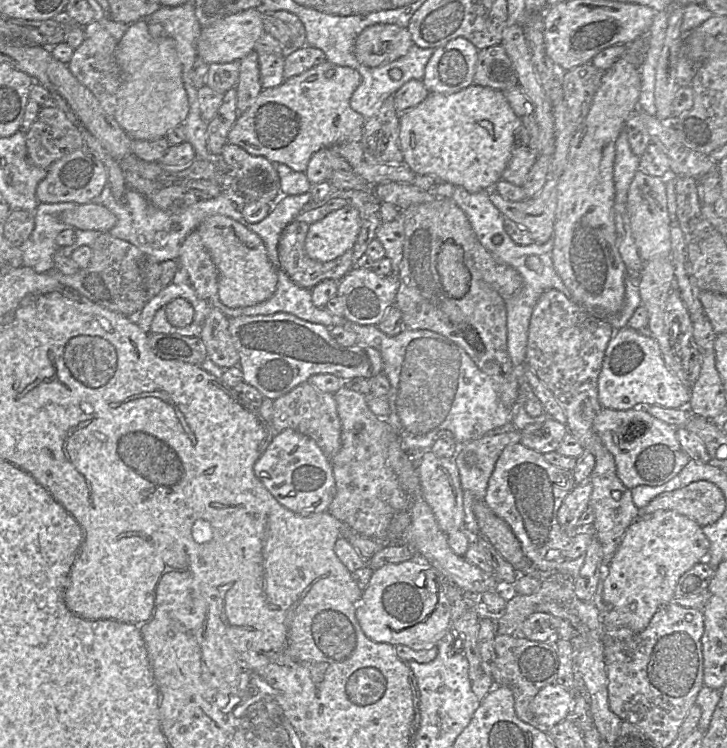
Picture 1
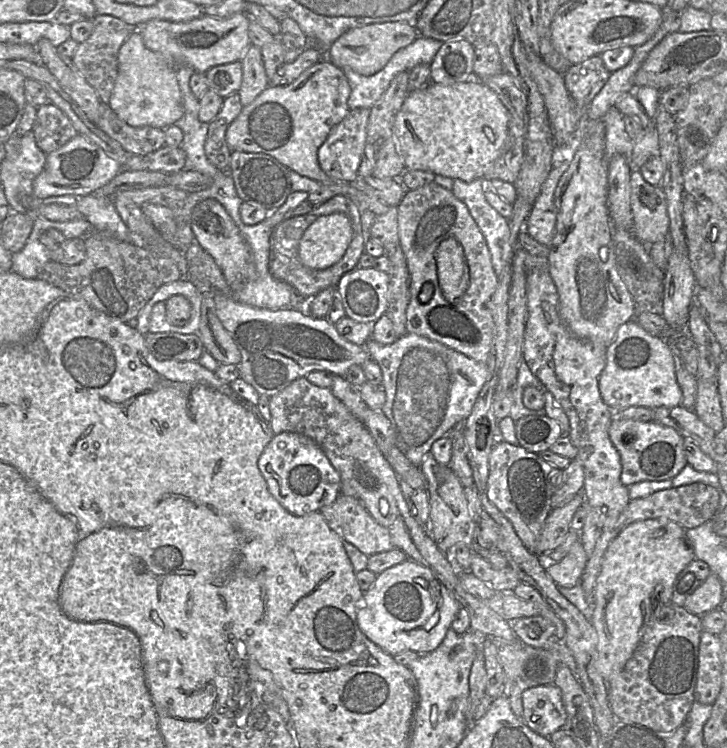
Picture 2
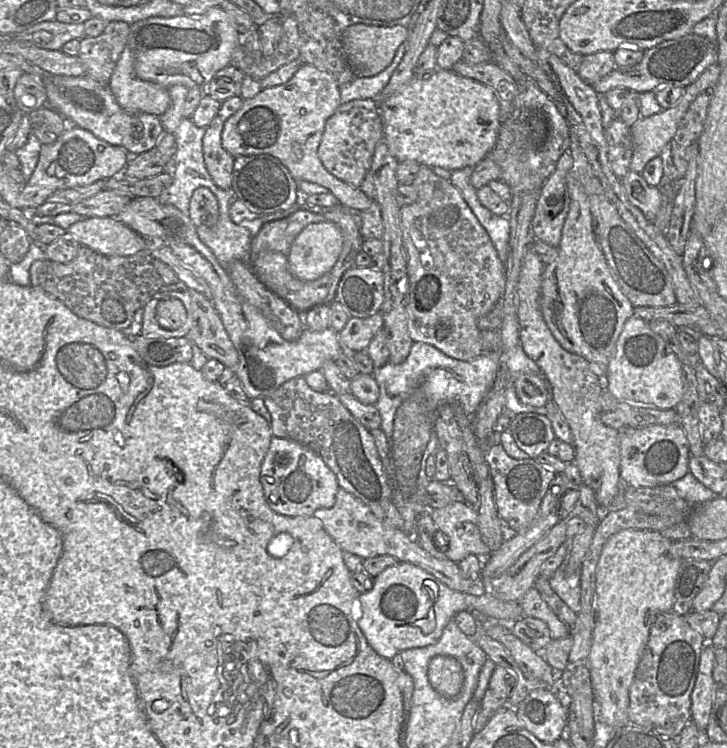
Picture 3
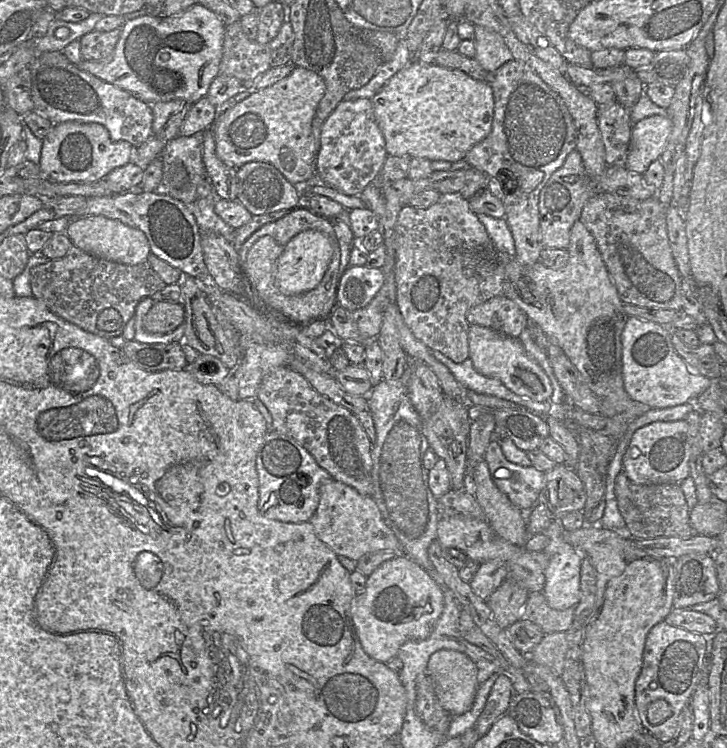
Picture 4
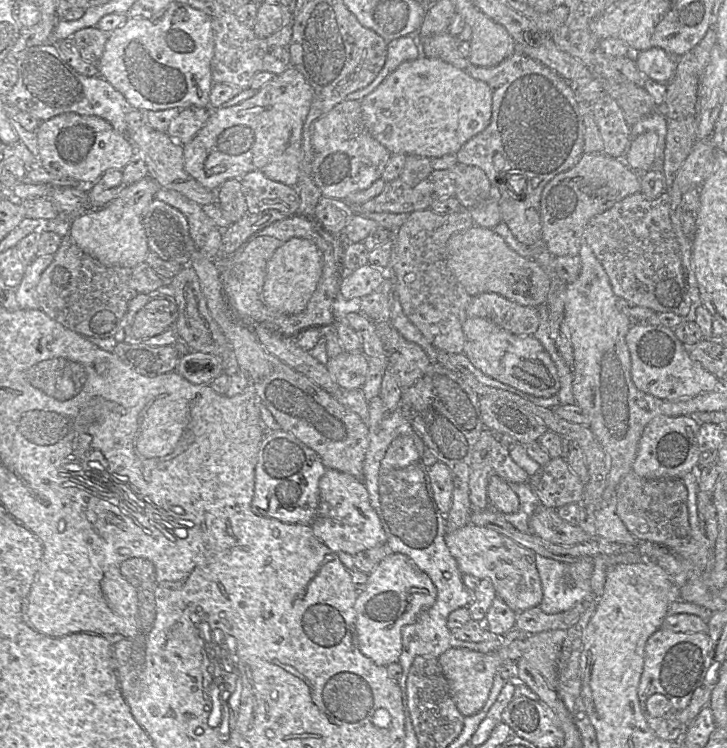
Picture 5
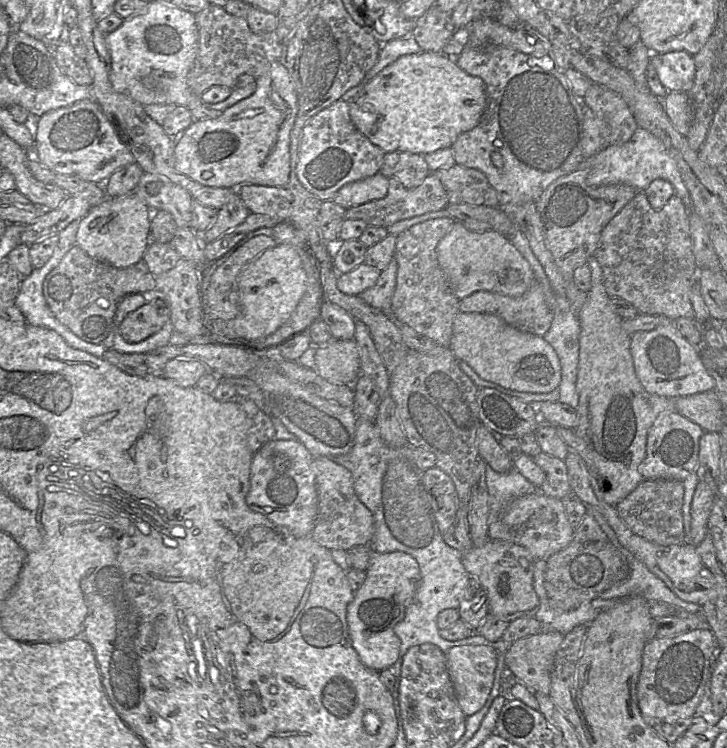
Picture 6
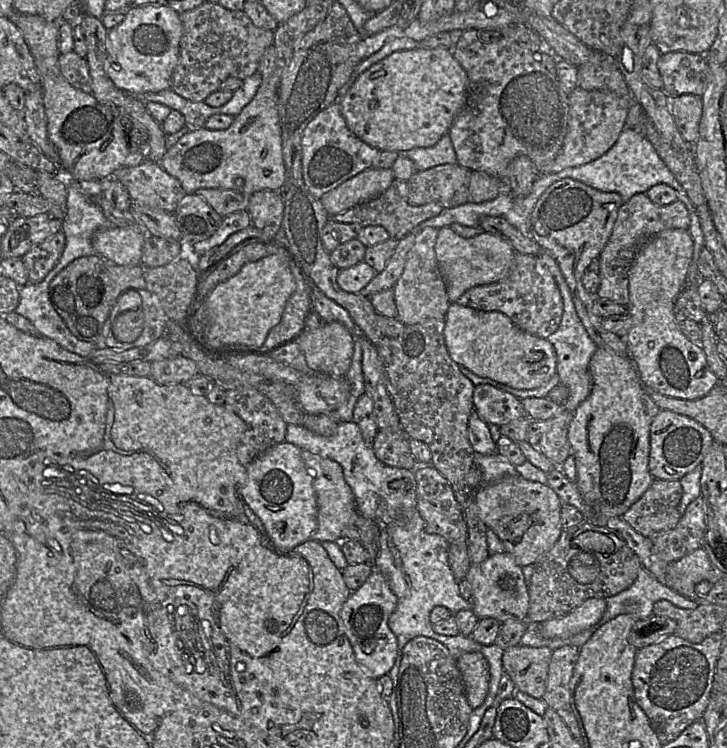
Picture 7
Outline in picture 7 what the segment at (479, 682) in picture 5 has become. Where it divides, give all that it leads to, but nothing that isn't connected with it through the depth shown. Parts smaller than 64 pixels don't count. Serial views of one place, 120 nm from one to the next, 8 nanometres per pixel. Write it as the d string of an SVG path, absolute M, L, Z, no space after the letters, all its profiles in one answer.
M479 652L463 653L456 659L469 705L474 710L485 700L489 689L489 665Z

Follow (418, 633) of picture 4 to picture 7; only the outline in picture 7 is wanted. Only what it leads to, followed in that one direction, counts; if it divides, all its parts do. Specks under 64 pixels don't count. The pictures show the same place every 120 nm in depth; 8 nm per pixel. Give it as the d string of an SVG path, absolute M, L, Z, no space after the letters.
M373 570L366 582L351 592L341 610L341 619L357 663L375 679L388 674L397 656L397 639L388 626L388 619L397 605L397 597L386 577Z

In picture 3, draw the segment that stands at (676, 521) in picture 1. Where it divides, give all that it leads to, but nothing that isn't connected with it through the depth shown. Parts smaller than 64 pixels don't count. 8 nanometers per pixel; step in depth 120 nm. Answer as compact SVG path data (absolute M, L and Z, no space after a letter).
M620 530L603 546L596 568L595 616L588 668L596 717L613 729L629 722L629 689L651 626L659 614L673 611L675 584L682 561L673 548L673 541L654 530Z

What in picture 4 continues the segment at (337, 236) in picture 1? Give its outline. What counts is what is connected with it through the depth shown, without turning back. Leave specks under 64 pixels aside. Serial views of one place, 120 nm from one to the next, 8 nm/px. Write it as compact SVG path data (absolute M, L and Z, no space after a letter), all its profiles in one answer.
M306 230L293 237L277 260L275 286L285 295L299 295L314 289L324 277L334 248L331 240L317 230Z

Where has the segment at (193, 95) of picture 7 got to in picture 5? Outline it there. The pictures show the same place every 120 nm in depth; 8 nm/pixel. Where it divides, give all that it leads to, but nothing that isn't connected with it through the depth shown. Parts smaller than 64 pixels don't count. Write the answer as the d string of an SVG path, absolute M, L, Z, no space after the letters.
M225 10L211 20L214 38L214 55L211 61L213 83L225 83L244 90L250 88L251 81L258 72L283 73L290 67L290 43L292 26L285 25L273 35L260 39L253 31Z

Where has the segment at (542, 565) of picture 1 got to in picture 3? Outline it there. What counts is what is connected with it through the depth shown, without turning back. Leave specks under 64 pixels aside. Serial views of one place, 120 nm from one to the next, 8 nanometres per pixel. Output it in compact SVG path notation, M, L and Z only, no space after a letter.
M501 443L490 446L484 454L494 485L494 500L499 517L512 532L530 525L536 517L541 501L550 488L557 472L540 464L534 458L510 457Z

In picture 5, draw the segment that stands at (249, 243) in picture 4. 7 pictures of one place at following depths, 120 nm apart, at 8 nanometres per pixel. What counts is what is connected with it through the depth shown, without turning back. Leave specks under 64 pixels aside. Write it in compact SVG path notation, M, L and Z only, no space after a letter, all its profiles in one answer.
M292 214L285 219L276 221L262 230L255 232L242 246L246 246L252 239L258 236L271 236L282 242L286 242L293 237L304 238L312 241L319 249L321 256L325 258L324 248L328 245L323 238L318 236L318 234L324 233L318 228L315 228L315 226L317 226L317 223L314 220Z

